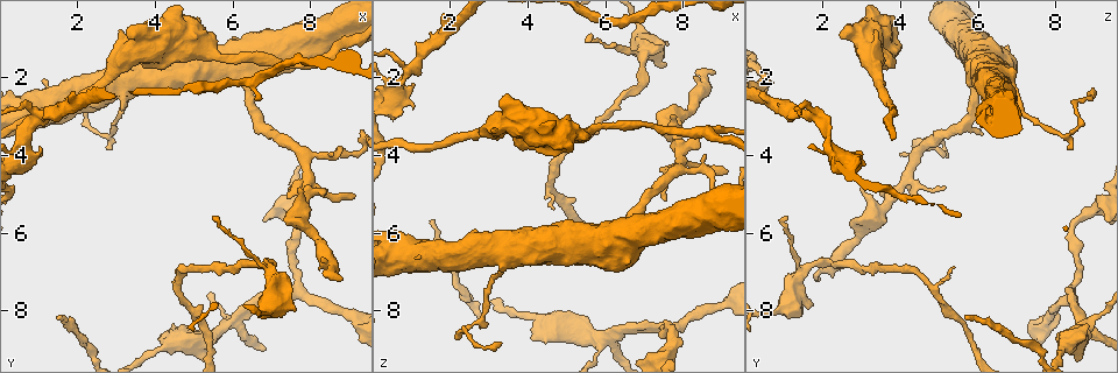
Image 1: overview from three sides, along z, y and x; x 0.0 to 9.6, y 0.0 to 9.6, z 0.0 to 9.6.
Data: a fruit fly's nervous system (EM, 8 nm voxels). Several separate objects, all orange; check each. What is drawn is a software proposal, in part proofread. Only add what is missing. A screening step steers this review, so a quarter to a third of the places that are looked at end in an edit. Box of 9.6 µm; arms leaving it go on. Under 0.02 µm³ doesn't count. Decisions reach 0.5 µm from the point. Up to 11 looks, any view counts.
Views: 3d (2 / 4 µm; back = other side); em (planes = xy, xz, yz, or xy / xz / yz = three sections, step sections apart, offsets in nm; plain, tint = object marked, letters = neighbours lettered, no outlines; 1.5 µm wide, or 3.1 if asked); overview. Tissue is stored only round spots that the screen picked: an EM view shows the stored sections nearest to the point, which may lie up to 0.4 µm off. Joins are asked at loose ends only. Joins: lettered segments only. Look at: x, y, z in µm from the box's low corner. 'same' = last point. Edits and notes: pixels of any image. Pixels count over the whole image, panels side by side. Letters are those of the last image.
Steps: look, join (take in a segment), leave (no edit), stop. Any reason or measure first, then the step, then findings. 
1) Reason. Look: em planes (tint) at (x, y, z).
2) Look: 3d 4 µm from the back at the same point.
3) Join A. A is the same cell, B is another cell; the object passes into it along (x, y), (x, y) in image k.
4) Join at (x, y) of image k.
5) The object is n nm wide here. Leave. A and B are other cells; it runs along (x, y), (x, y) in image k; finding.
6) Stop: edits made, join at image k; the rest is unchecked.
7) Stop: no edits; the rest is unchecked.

An open end. Look: 3d 2 µm from the back at (4.75, 6.85, 5.40).

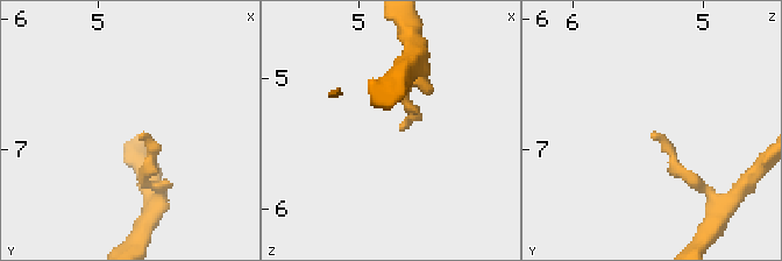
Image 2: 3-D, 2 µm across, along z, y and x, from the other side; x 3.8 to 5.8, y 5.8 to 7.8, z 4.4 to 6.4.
Look: em yz step 8 (letters) at (4.68, 6.88, 5.40).

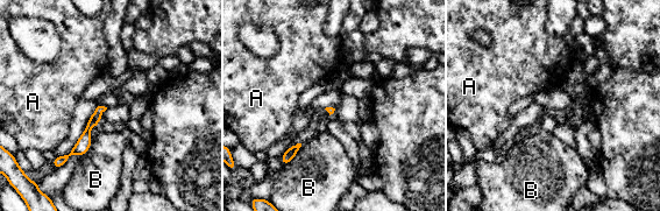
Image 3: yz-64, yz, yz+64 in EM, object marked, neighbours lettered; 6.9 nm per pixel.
Leave. A and B are other cells; no lettered segment goes on from it.

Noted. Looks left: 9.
Branch stops here. Look: em planes (letters) at (1.55, 8.20, 5.60).

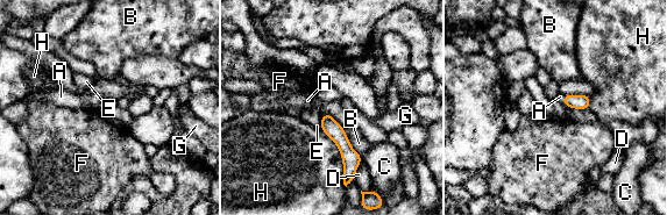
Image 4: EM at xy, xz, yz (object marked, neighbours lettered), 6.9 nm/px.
The object is 100 nm wide here. Join A. A is the same cell, B, C, D, E, F, G and H are other cells; it goes on there.

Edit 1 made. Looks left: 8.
Look: 3d 2 µm at (7.50, 7.85, 1.65).

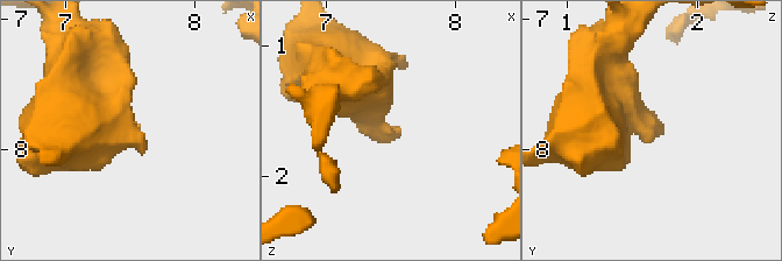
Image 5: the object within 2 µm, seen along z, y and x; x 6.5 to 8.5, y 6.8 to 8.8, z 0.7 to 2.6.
Look: em planes (letters) at (7.56, 7.84, 1.72).

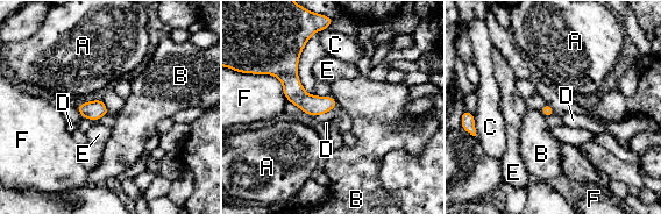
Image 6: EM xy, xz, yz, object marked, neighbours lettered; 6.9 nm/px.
Leave. A, B, C, D, E and F are other cells; it runs along (297, 52), (291, 85), (327, 108) in image 6; no lettered segment goes on from it.

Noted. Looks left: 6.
Thin end. Look: 3d 2 µm at (9.15, 5.05, 4.40).

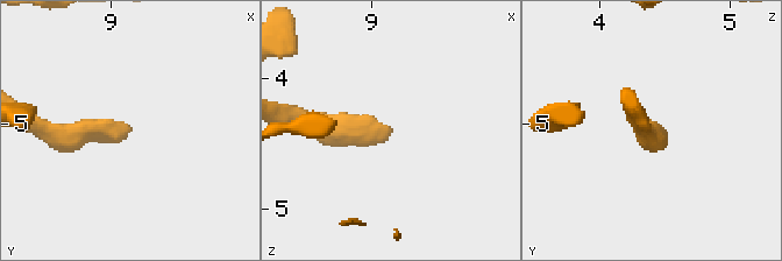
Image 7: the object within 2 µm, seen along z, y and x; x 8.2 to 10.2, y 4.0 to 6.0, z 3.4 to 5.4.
Look: em planes (tint) at (9.14, 5.00, 4.38).

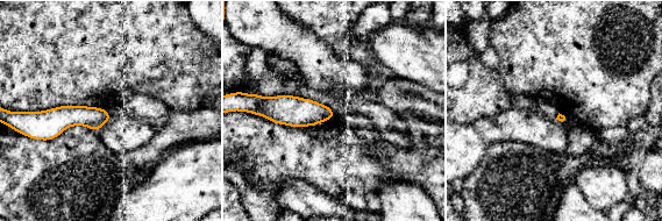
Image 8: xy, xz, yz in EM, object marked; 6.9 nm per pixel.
See the neighbours. Look: em planes (letters) at the same point.

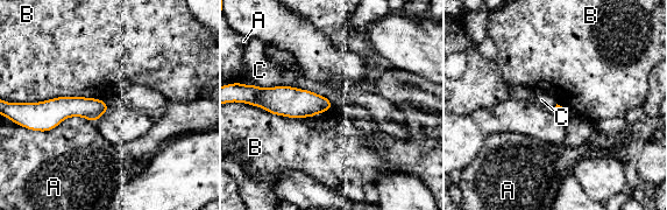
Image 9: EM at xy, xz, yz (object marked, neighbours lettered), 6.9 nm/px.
Leave. A, B and C are other cells; a border runs along (252, 104), (288, 117), (333, 105) in image 9; no lettered segment goes on from it.

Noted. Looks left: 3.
Stop: edits made, join at image 4; the rest is unchecked.

